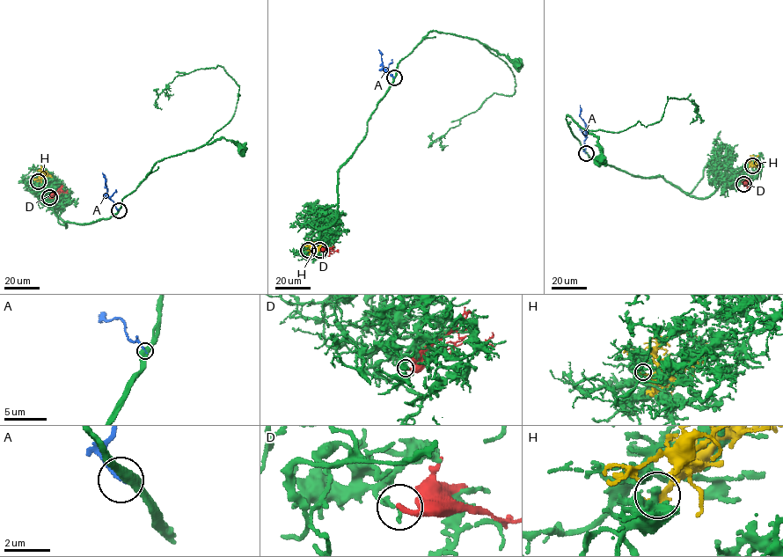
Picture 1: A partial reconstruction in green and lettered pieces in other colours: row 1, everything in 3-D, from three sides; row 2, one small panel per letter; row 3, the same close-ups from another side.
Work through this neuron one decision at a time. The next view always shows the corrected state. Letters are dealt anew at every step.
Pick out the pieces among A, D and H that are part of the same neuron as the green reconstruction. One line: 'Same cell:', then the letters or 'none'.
Same cell: none

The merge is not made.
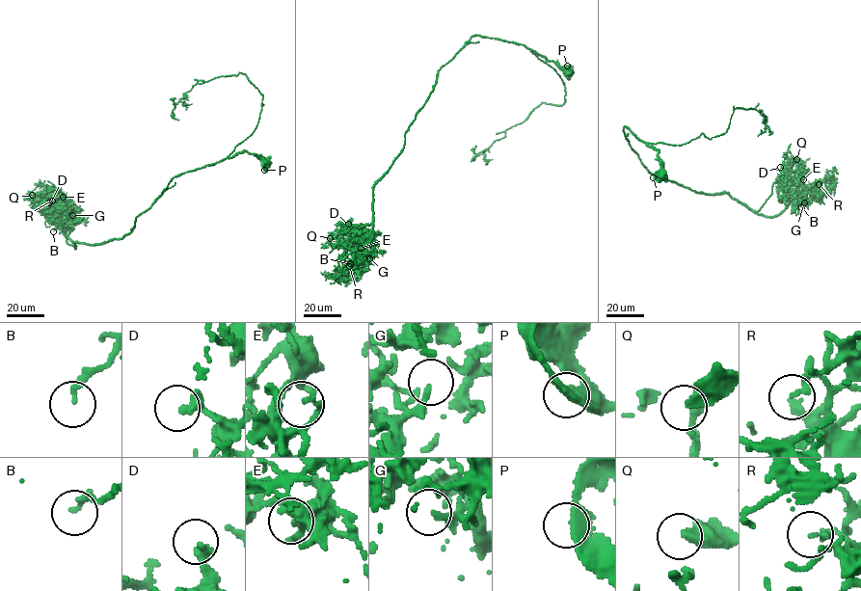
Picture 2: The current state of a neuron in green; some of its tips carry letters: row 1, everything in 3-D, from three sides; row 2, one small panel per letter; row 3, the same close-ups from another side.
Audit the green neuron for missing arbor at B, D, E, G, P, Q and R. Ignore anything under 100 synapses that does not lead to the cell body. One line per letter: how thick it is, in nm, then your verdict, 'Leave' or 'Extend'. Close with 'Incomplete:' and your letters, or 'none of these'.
B: Thickness 180 nm. Leave
D: Thickness 320 nm. Leave
E: Thickness 160 nm. Leave
G: Thickness 200 nm. Leave
P: Thickness 240 nm. Leave
Q: Thickness 420 nm. Leave
R: Thickness 130 nm. Leave
Incomplete: none of these

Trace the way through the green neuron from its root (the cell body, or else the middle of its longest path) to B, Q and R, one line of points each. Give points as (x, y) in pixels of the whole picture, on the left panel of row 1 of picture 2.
B: (265, 162), (244, 150), (176, 175), (121, 238), (91, 245), (77, 241), (75, 248), (61, 222), (53, 231)
Q: (265, 162), (244, 150), (176, 175), (131, 232), (75, 248), (40, 209), (46, 195), (32, 195)
R: (265, 162), (244, 150), (176, 175), (131, 232), (94, 245), (75, 248), (59, 226), (74, 211), (52, 201)

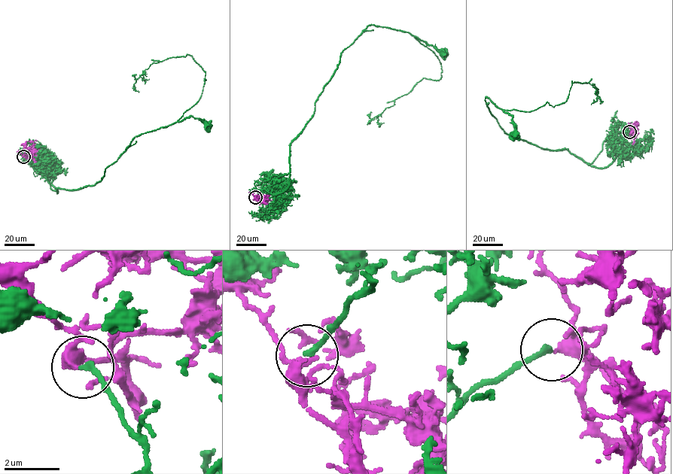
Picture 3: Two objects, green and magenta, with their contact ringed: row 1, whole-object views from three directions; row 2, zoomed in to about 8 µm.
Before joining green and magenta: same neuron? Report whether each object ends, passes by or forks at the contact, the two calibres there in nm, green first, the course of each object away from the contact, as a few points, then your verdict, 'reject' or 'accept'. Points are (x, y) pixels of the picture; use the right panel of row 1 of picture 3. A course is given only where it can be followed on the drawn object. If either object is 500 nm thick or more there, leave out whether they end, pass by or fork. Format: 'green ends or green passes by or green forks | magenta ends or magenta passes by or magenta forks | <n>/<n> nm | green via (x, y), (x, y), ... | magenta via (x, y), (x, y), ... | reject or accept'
green ends | magenta passes by | 200/240 nm | green via (629, 132), (618, 139), (612, 162), (593, 167), (567, 150), (513, 138), (485, 98), (512, 116), (516, 134) | magenta via (629, 132), (635, 134), (634, 130), (638, 122) | accept

